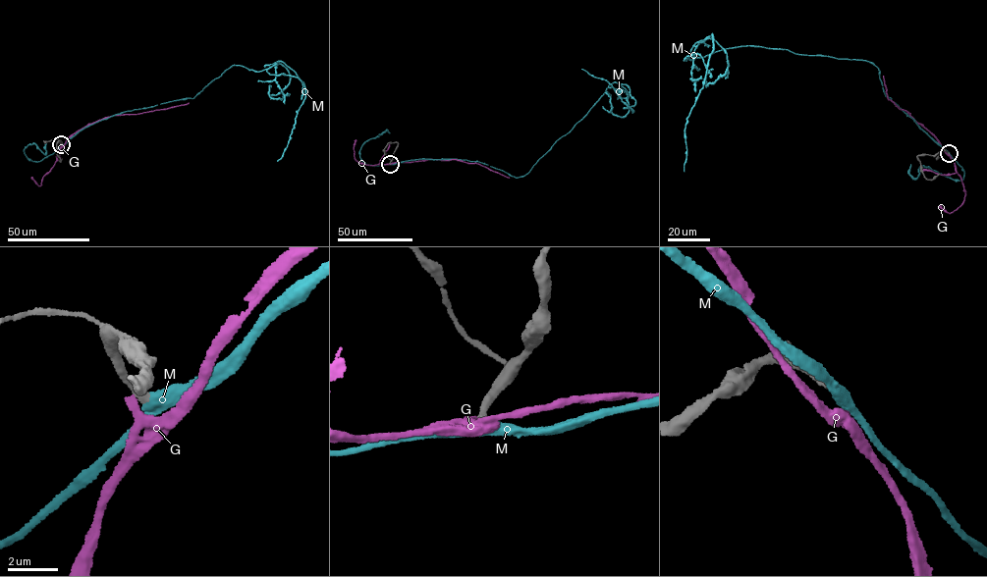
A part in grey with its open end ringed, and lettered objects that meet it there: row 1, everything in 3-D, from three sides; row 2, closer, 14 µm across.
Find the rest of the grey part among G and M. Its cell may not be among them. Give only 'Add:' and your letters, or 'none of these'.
Add: M

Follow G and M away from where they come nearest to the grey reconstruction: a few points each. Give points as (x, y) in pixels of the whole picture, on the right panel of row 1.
G: (949, 153), (909, 114), (887, 97), (883, 76)
M: (949, 153), (885, 95), (866, 61), (745, 45), (688, 59), (711, 34), (685, 124), (684, 171)

